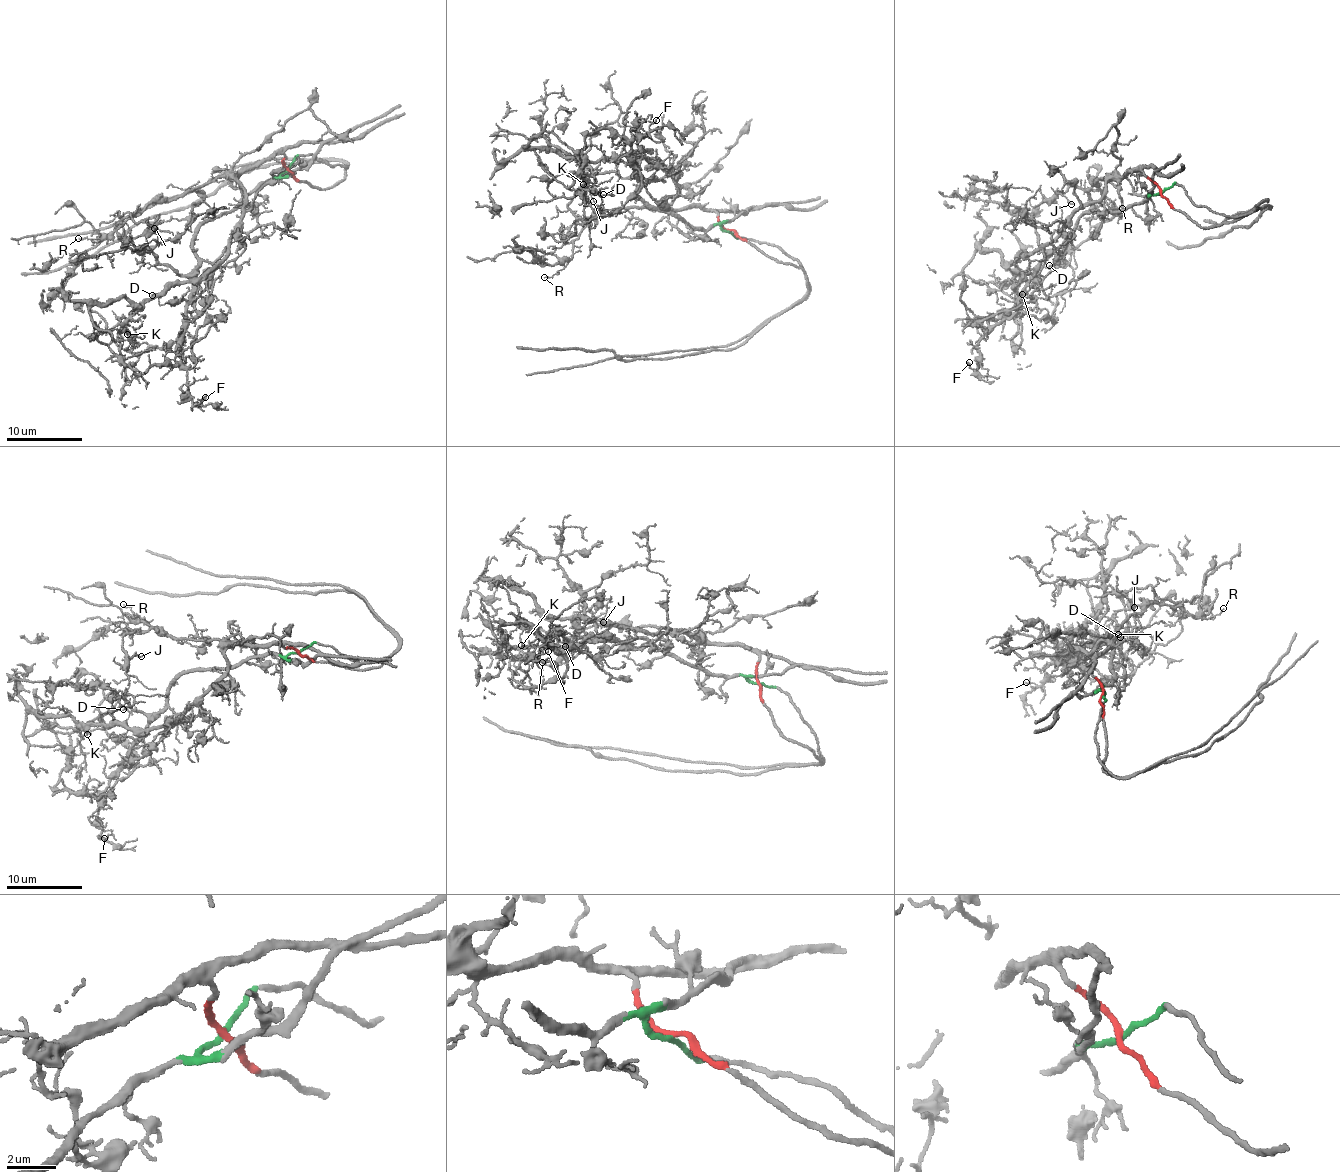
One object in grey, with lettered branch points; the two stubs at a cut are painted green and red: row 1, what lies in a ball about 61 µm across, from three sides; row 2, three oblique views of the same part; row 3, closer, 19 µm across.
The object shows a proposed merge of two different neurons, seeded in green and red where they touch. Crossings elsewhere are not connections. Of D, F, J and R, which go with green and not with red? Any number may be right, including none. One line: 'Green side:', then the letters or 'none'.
Green side: D, F

